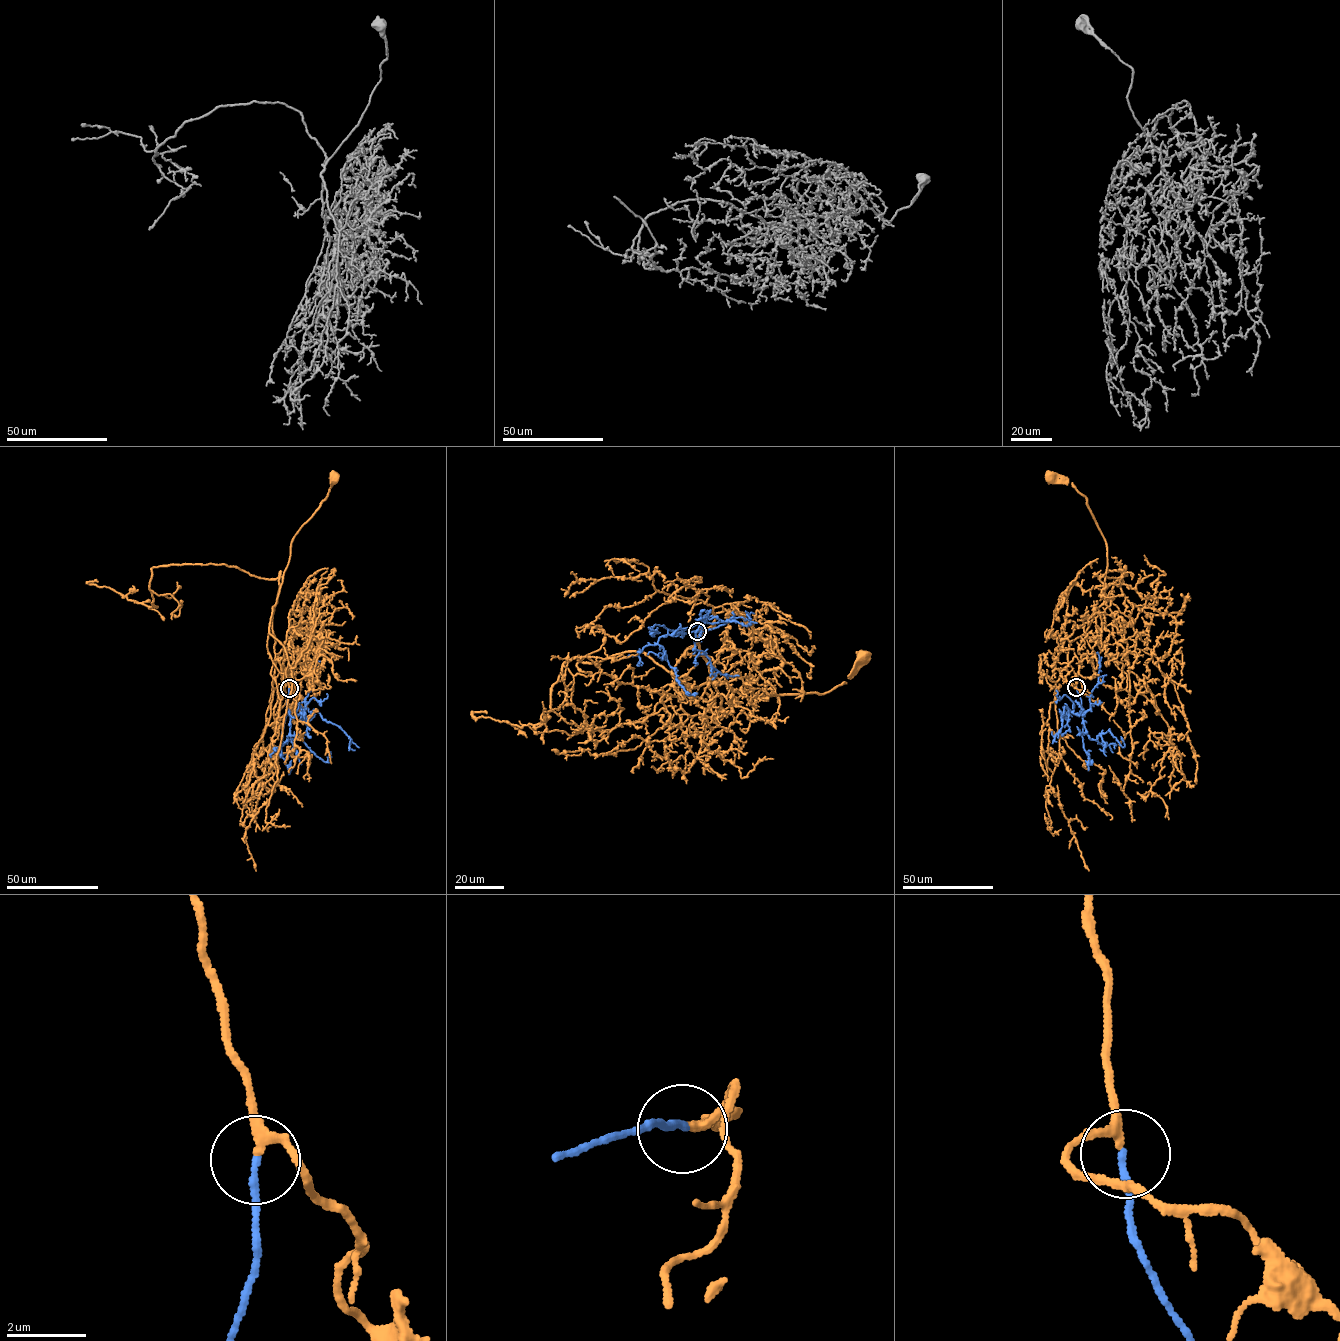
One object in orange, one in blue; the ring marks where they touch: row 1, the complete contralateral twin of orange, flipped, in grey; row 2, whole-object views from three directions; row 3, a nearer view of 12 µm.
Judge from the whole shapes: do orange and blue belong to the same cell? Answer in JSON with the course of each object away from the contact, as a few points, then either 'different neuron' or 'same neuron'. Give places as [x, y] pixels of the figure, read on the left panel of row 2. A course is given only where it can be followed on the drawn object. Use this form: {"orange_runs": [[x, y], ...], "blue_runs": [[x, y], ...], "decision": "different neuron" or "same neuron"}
{"orange_runs": [[288, 687], [285, 648], [269, 631], [272, 610], [293, 538], [325, 500], [333, 477]], "blue_runs": [[288, 688], [286, 709], [292, 717], [300, 713], [307, 721], [316, 710], [347, 735], [350, 748], [355, 750]], "decision": "same neuron"}

